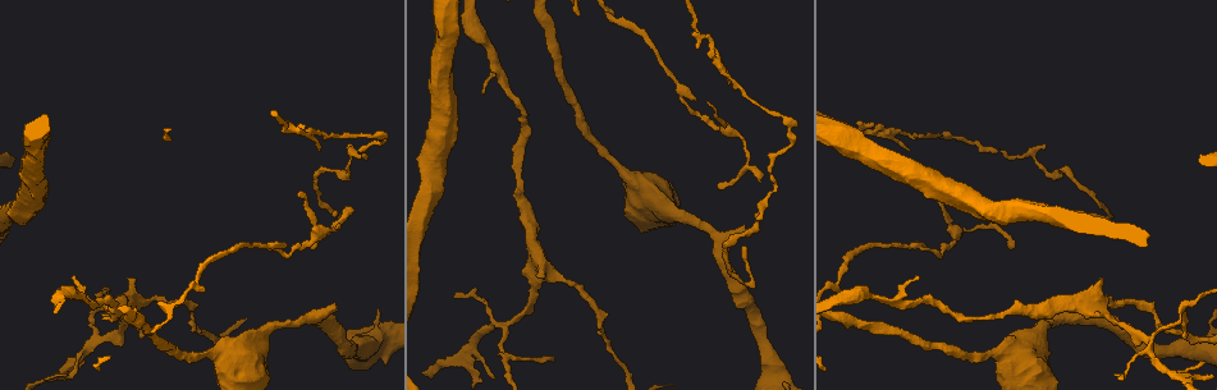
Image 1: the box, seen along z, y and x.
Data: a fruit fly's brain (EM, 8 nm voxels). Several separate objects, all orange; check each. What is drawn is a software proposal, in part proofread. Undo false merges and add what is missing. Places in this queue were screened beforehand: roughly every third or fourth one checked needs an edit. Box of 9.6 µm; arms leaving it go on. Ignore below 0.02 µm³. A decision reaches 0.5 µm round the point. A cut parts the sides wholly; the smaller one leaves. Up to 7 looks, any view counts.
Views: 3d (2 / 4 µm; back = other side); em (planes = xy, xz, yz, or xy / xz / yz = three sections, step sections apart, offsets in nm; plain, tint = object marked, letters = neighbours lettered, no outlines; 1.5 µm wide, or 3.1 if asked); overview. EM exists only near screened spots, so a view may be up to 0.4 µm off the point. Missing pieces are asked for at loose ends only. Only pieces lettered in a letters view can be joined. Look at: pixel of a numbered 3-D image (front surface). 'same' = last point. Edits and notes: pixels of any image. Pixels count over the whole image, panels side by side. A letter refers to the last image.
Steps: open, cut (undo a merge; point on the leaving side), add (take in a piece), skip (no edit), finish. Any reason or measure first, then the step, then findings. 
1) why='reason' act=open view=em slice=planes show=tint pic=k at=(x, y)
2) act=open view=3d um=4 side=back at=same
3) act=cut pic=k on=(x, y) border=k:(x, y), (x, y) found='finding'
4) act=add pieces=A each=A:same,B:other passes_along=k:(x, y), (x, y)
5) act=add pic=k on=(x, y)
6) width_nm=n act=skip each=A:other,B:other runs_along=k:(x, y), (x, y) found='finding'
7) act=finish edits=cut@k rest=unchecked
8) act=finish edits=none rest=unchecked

why='sharp bend' act=open view=3d um=2 pic=1 at=(385, 142)

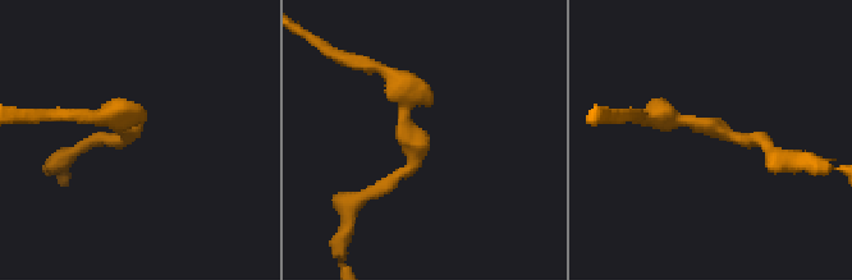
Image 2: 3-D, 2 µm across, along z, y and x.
act=open view=em slice=planes show=letters pic=2 at=(129, 131)

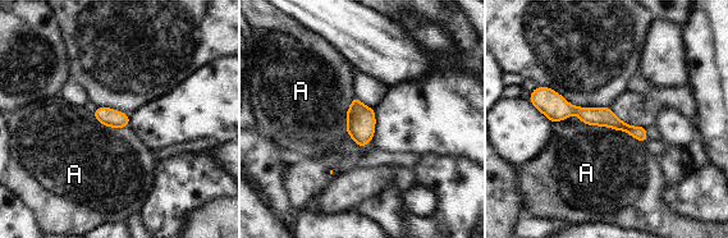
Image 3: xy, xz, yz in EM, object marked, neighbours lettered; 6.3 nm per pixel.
act=skip each=A:other border=3:(581, 120), (626, 131), (642, 142) found='continuous, no second cell'

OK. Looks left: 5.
why='branch stops here' act=open view=3d um=2 pic=1 at=(333, 306)

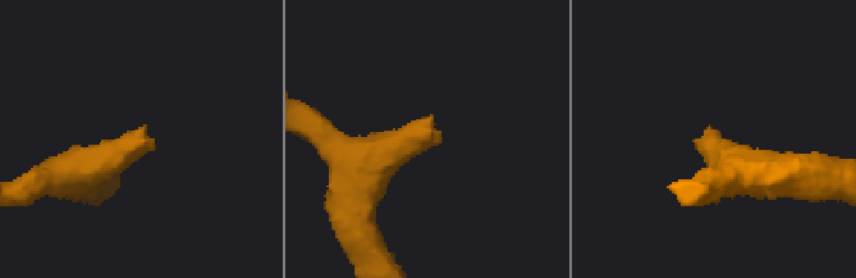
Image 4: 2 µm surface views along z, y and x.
act=open view=em slice=planes show=letters pic=4 at=(709, 128)

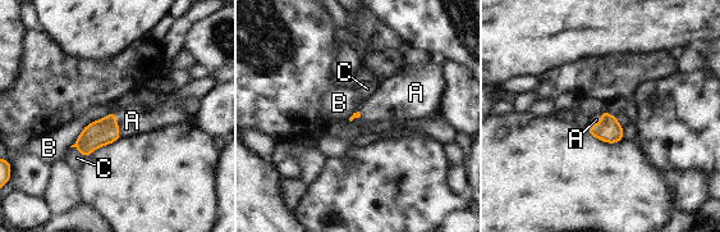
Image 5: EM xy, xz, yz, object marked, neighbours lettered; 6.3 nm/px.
act=add pieces=A each=A:same,B:other,C:other passes_along=5:(105, 131), (117, 124), (132, 121) found='the cell continues'

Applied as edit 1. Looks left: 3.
act=finish edits=add@5 rest=unchecked

